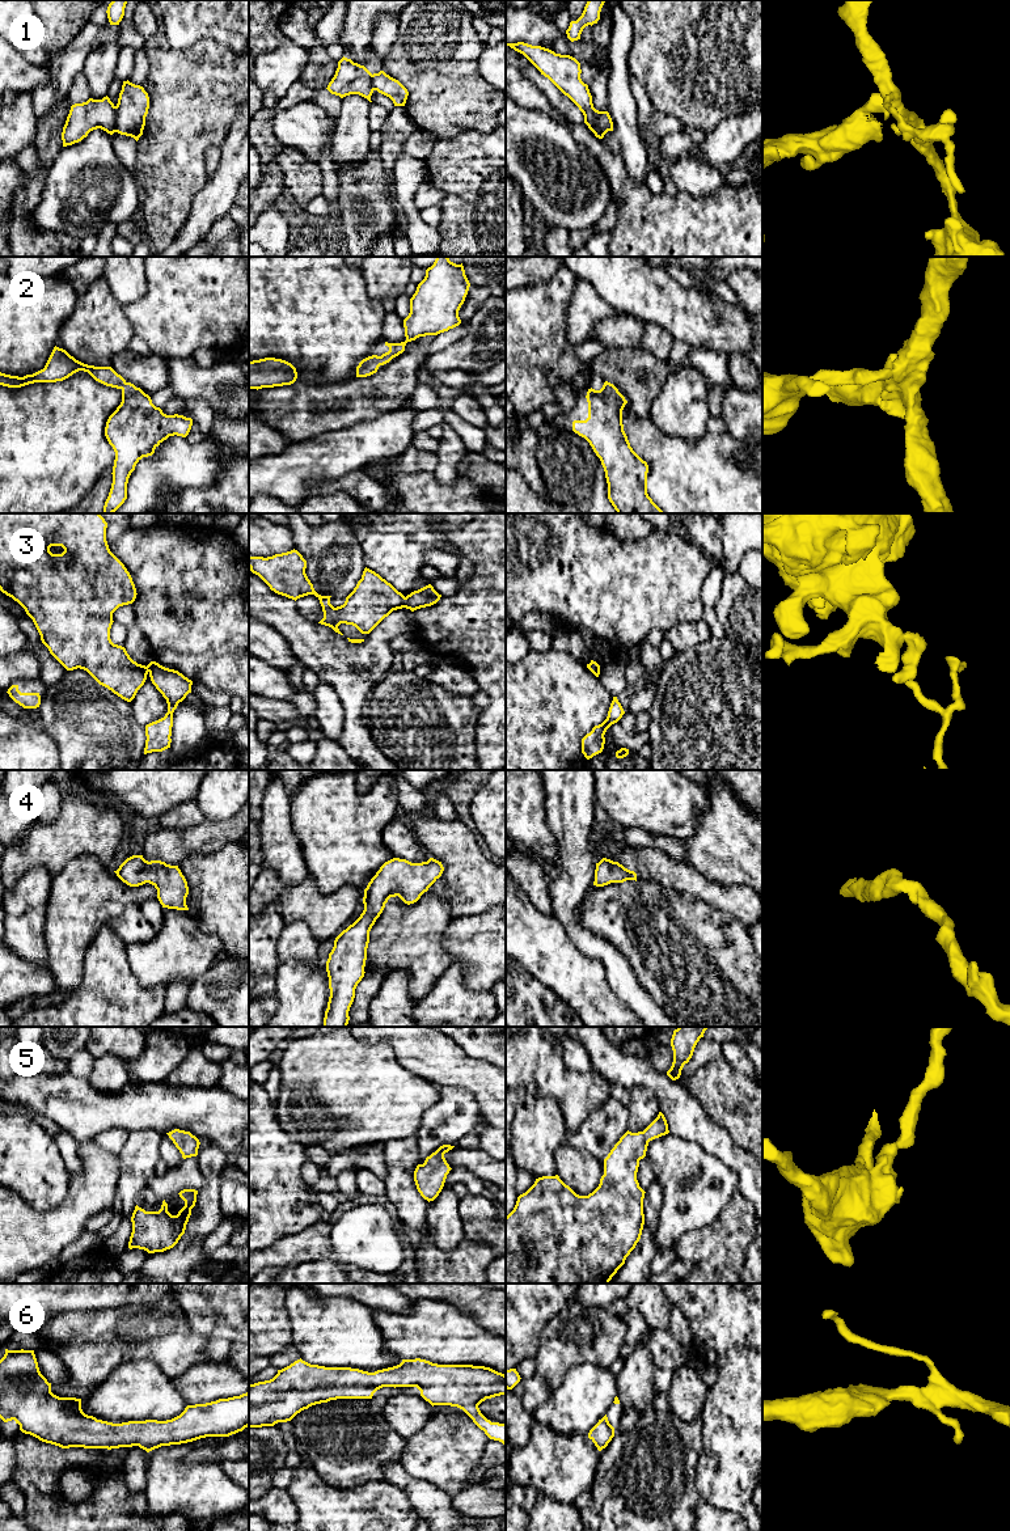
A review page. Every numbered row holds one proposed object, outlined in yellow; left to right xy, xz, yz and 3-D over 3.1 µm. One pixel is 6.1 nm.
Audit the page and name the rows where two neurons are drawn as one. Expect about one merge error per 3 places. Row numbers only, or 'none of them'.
1, 3

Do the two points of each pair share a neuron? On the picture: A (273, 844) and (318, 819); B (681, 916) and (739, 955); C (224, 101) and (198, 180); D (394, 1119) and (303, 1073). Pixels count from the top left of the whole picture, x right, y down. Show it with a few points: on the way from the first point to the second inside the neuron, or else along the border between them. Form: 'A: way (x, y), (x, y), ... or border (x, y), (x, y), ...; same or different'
A: border (290, 803), (291, 829), (305, 862); different
B: way (696, 930), (721, 955), (725, 955); same
C: way (197, 129), (164, 161), (164, 177), (170, 184); same
D: way (372, 1099), (341, 1092), (325, 1079); same

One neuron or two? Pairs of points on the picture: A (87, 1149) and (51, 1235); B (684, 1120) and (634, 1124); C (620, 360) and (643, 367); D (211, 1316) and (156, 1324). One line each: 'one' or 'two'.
A: one
B: two
C: one
D: two

